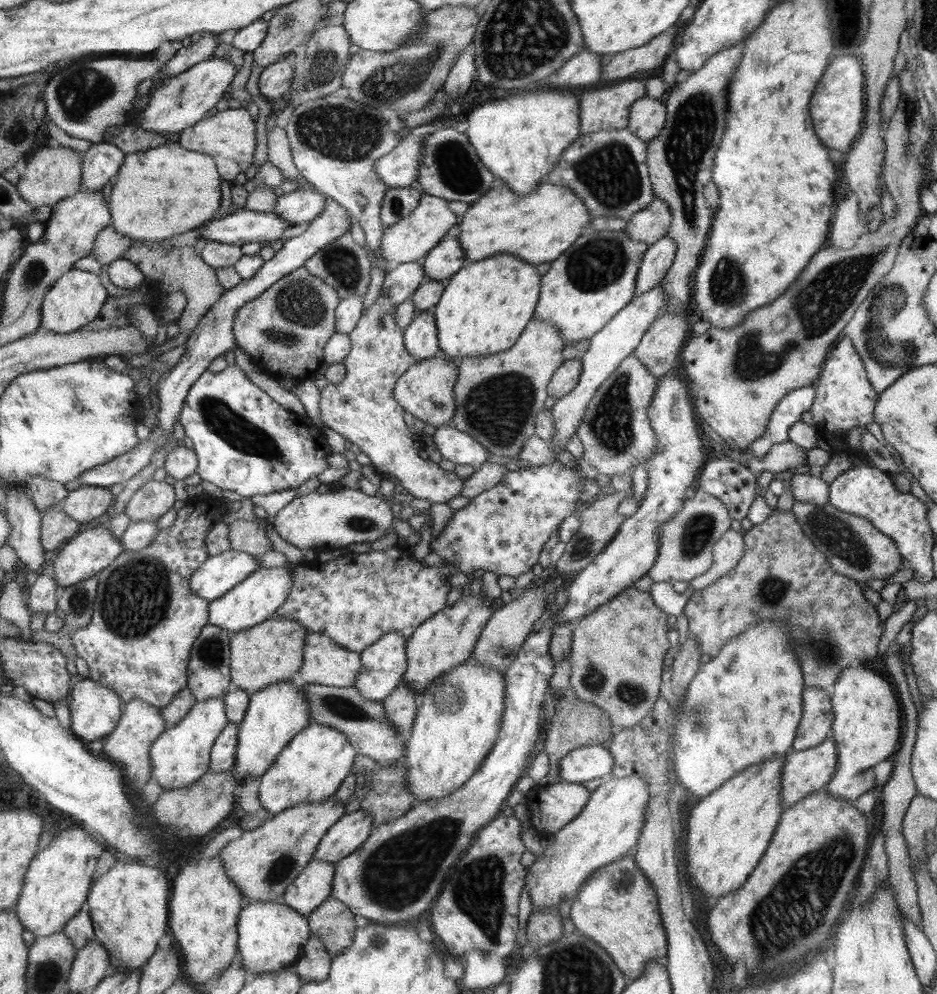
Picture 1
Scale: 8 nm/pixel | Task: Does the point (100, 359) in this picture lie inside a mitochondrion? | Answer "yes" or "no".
no

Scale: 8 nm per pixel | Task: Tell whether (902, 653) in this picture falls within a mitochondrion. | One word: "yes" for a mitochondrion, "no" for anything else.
no

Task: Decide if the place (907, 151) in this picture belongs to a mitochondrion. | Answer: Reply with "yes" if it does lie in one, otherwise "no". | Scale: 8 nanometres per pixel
yes

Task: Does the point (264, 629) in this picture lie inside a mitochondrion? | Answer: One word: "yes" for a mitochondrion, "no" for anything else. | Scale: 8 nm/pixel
no

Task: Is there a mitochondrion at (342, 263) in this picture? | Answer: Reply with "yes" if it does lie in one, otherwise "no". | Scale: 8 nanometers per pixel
yes

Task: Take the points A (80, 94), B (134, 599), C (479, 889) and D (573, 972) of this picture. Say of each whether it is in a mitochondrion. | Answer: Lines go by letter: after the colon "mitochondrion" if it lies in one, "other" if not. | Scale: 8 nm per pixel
A: mitochondrion
B: mitochondrion
C: mitochondrion
D: mitochondrion

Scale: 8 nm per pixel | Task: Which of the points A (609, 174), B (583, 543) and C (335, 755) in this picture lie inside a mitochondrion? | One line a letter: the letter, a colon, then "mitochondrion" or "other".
A: mitochondrion
B: mitochondrion
C: other

